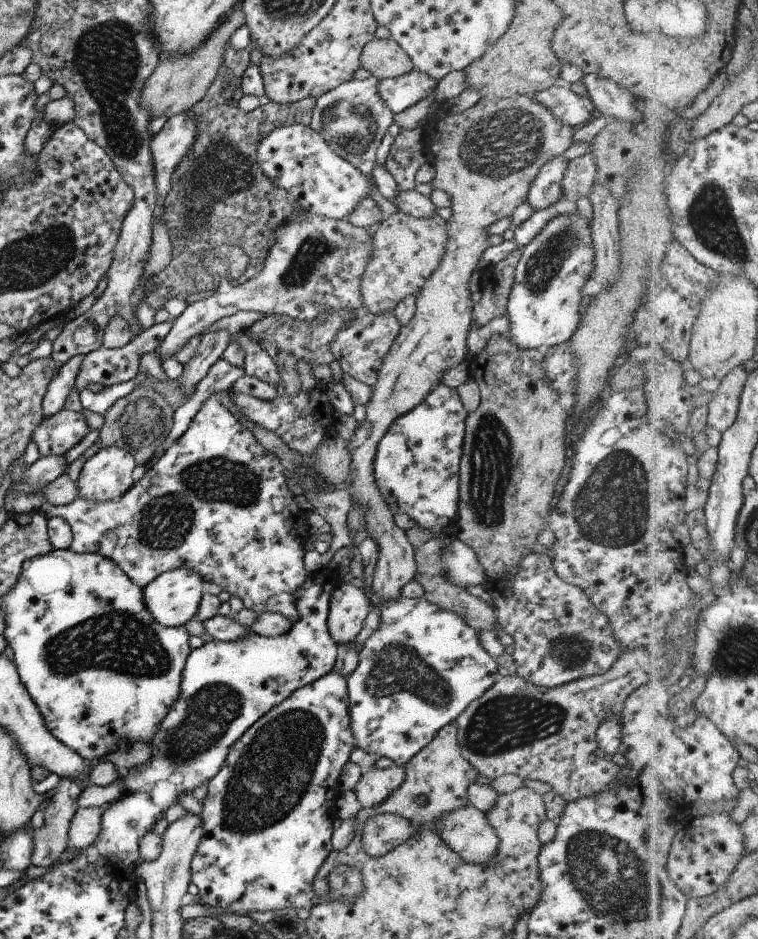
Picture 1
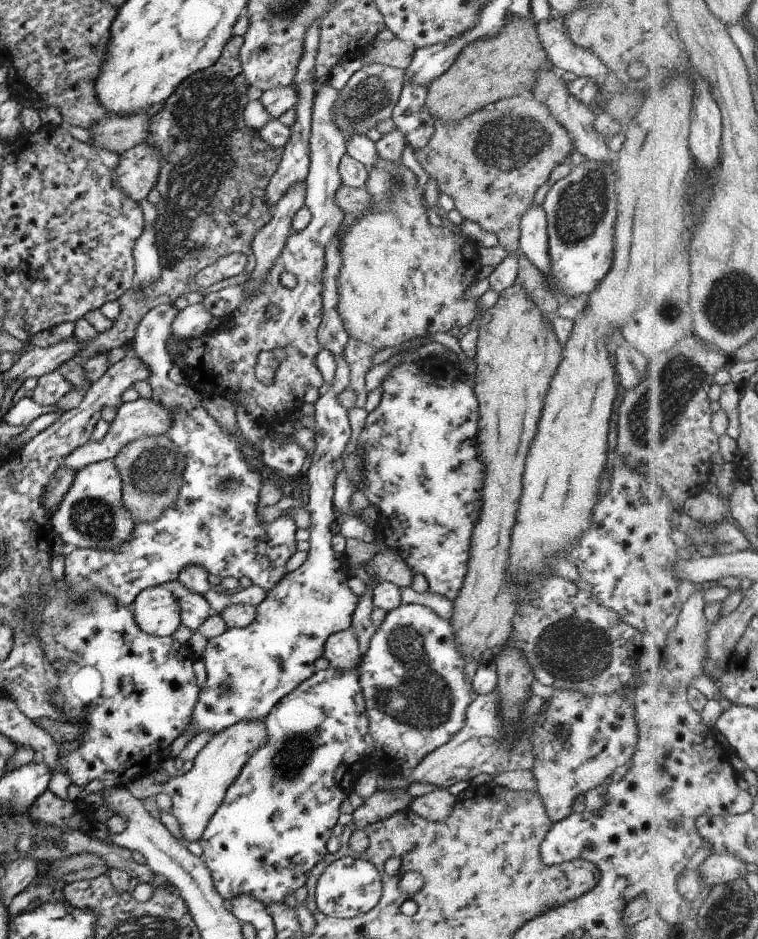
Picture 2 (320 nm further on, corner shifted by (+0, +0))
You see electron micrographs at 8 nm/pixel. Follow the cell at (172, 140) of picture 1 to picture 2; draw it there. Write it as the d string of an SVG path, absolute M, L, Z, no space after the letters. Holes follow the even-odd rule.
M145 141L118 155L112 185L136 202L145 199L158 175L158 153Z

